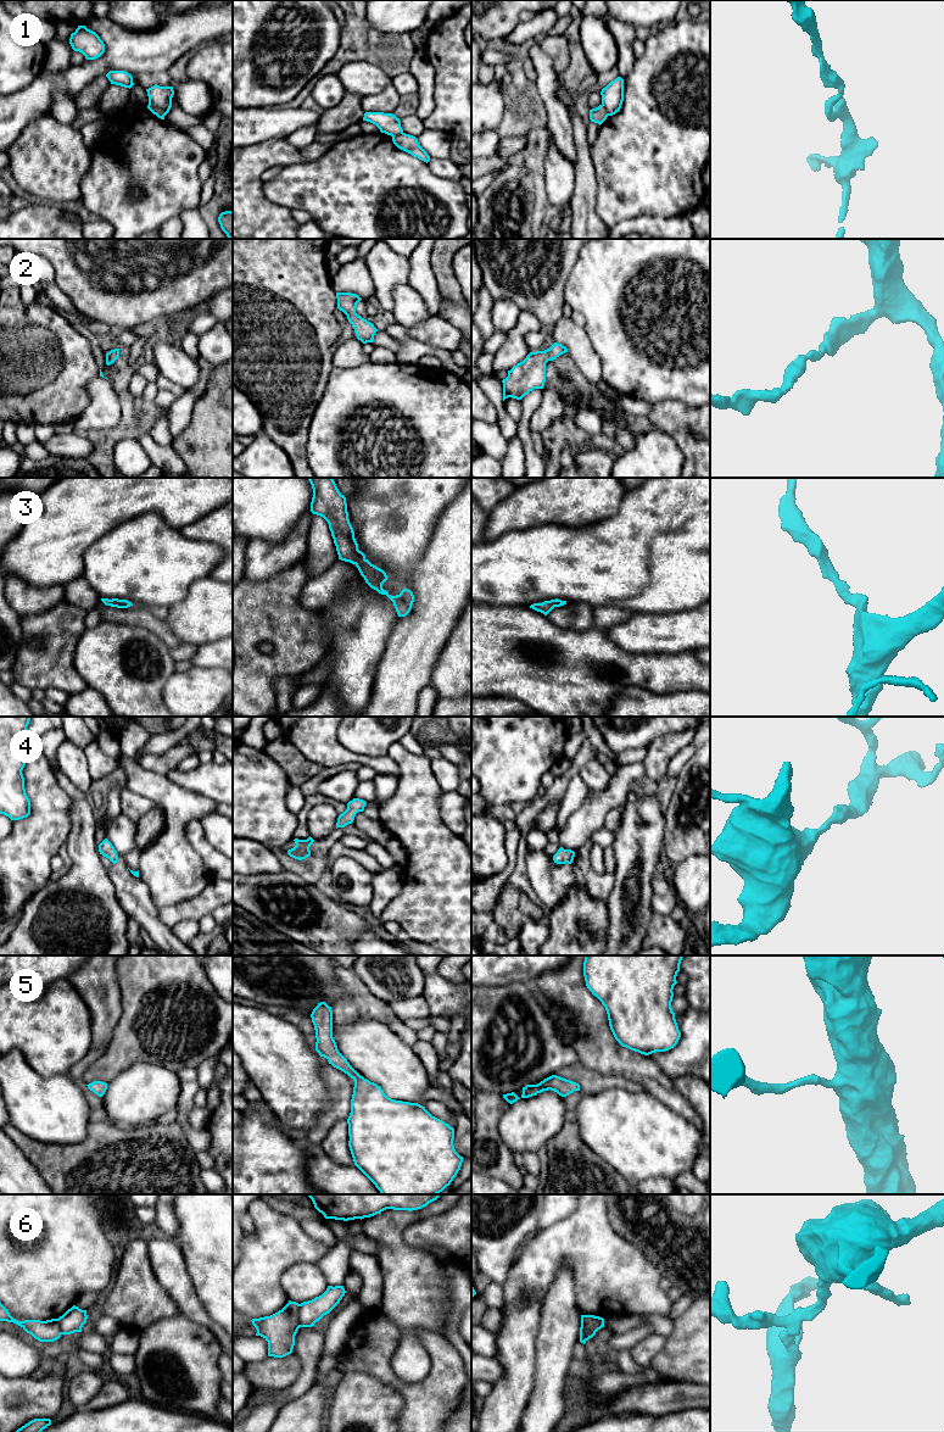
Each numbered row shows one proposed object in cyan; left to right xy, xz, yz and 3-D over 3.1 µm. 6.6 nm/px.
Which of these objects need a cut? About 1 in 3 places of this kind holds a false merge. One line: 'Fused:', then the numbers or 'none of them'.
Fused: 1, 6

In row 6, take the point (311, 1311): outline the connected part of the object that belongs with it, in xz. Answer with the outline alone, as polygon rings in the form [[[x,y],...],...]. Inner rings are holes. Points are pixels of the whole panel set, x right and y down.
[[[328,1286],[326,1291],[312,1300],[300,1304],[298,1320],[301,1327],[312,1327],[324,1315],[329,1314],[342,1299],[343,1286]]]

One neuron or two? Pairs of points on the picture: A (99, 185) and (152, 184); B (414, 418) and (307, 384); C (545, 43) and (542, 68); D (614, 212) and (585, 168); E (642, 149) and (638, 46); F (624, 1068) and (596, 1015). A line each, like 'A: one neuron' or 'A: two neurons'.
A: one neuron
B: two neurons
C: two neurons
D: two neurons
E: two neurons
F: one neuron

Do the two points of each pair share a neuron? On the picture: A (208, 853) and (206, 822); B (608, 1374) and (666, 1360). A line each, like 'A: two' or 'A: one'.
A: two
B: one

